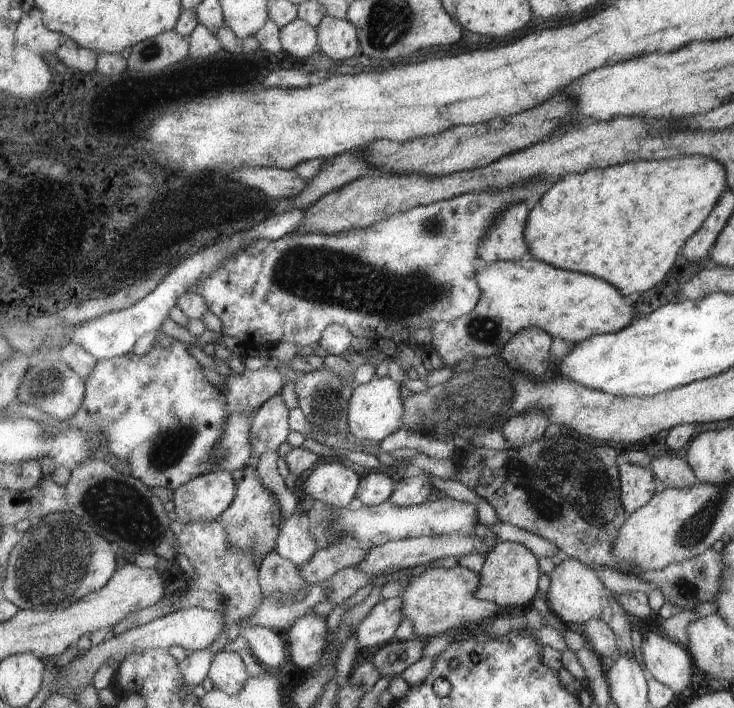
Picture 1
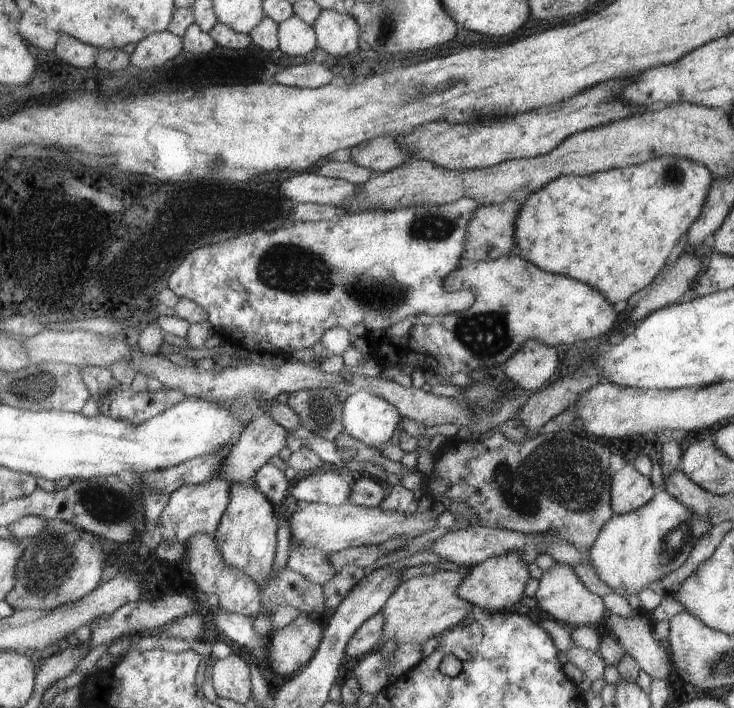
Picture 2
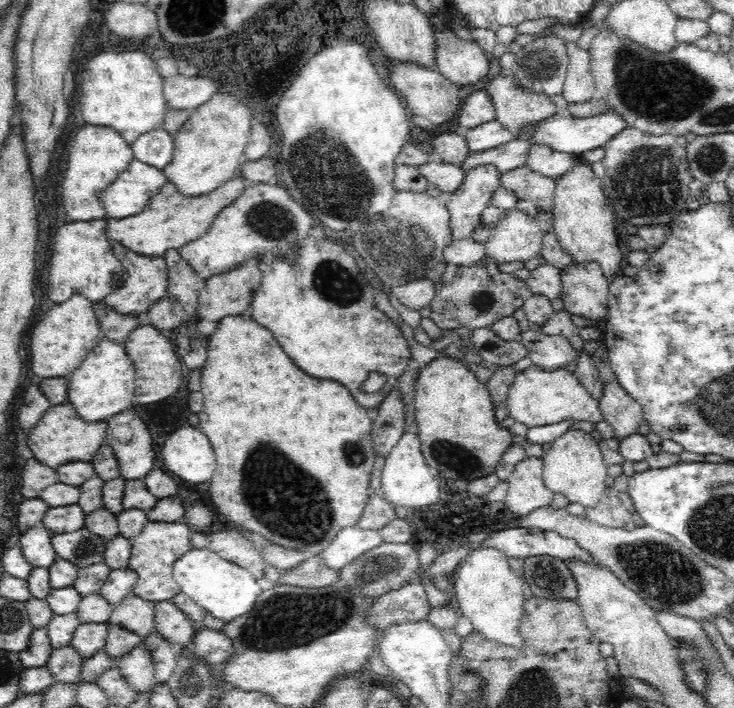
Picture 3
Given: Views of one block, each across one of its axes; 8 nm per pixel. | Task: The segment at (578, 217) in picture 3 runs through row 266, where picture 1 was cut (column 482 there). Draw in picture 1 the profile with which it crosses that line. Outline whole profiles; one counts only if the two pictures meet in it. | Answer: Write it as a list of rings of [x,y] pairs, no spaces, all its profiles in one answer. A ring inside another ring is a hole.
[[[428,567],[420,575],[408,580],[408,585],[402,588],[400,594],[403,600],[401,616],[403,620],[412,620],[414,638],[442,635],[450,628],[478,627],[503,613],[493,602],[480,600],[475,595],[481,577],[466,567]]]

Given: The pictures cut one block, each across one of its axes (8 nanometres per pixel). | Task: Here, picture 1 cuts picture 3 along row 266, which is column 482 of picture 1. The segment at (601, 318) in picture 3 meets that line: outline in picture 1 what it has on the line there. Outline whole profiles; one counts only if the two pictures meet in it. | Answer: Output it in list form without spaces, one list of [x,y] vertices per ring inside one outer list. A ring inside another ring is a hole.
[[[499,541],[494,550],[485,556],[480,572],[479,589],[475,595],[480,600],[493,602],[502,610],[506,606],[530,605],[539,591],[538,578],[542,575],[538,569],[538,560],[539,558],[520,543]]]

